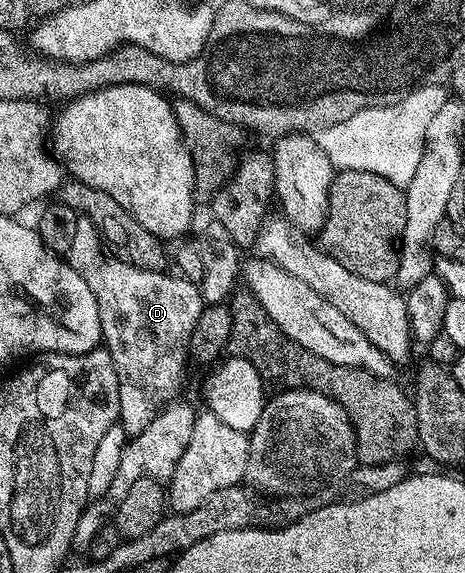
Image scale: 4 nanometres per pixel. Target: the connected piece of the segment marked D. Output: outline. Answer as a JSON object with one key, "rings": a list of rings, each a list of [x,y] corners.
{"rings":[[[81,216],[78,217],[75,224],[75,237],[71,248],[67,255],[67,261],[71,268],[75,268],[75,272],[79,272],[79,276],[83,276],[83,280],[87,280],[87,288],[91,288],[91,292],[95,292],[95,300],[99,304],[99,320],[101,321],[101,337],[103,339],[104,349],[108,350],[111,360],[115,364],[115,372],[119,380],[119,412],[121,413],[120,421],[123,423],[126,435],[136,436],[145,430],[156,416],[158,410],[162,406],[174,401],[178,397],[177,394],[181,390],[181,377],[185,374],[185,365],[190,365],[191,355],[189,353],[189,337],[193,335],[195,328],[195,320],[199,320],[203,309],[203,299],[198,283],[189,282],[186,278],[174,276],[172,278],[169,272],[159,270],[140,270],[131,264],[127,264],[122,258],[118,258],[116,253],[110,252],[107,249],[106,243],[103,241],[101,233],[95,228],[95,224],[90,218]]]}

